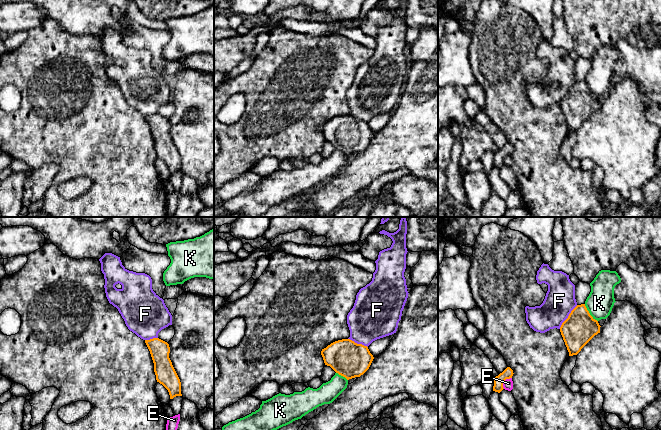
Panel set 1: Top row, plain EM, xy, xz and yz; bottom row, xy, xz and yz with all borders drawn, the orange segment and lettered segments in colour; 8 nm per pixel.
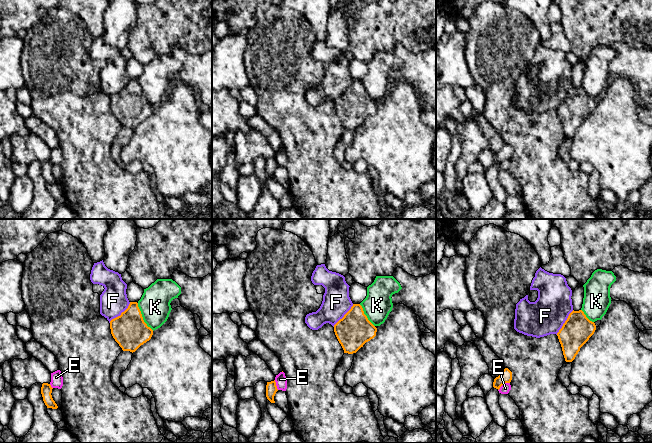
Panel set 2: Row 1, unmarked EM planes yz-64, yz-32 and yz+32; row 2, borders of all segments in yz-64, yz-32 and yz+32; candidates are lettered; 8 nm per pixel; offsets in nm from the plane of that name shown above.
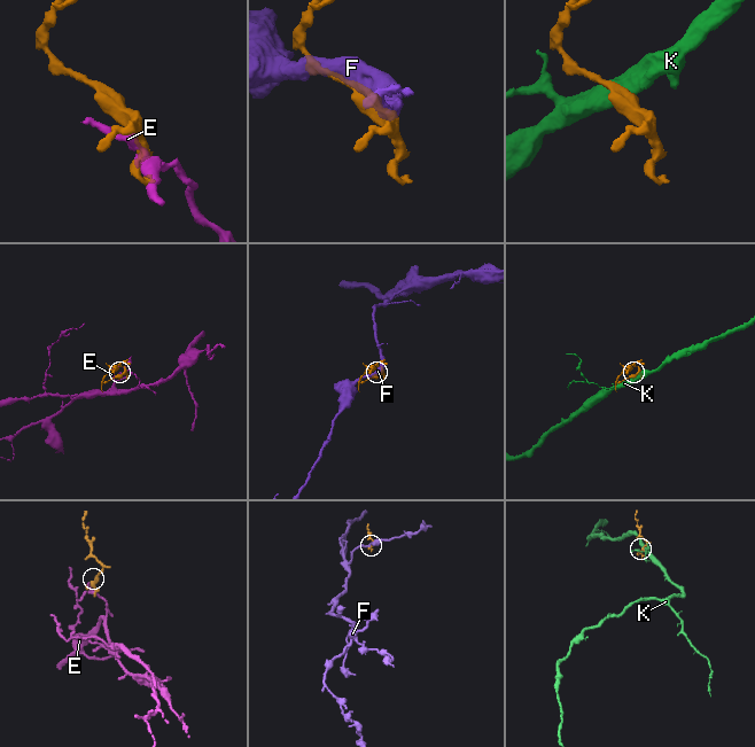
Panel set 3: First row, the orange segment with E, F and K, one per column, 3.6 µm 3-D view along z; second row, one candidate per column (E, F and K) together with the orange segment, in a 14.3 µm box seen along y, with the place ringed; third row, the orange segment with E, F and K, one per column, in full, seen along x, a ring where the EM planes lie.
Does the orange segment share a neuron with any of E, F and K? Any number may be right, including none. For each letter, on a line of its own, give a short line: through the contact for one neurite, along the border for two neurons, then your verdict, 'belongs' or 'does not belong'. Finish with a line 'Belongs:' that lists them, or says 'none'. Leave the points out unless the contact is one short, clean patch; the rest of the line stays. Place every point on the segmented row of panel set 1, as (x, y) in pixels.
E: does not belong
F: does not belong
K: yz (584, 304), (588, 312), (597, 321) | does not belong
Belongs: none

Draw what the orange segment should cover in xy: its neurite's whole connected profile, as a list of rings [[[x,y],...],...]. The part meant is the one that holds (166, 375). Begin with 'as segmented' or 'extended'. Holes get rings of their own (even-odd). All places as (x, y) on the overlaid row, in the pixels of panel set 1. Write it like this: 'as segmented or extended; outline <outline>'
as segmented; outline [[[159,338],[145,340],[150,351],[156,380],[169,392],[170,399],[181,394],[181,382],[169,358],[169,344]]]

